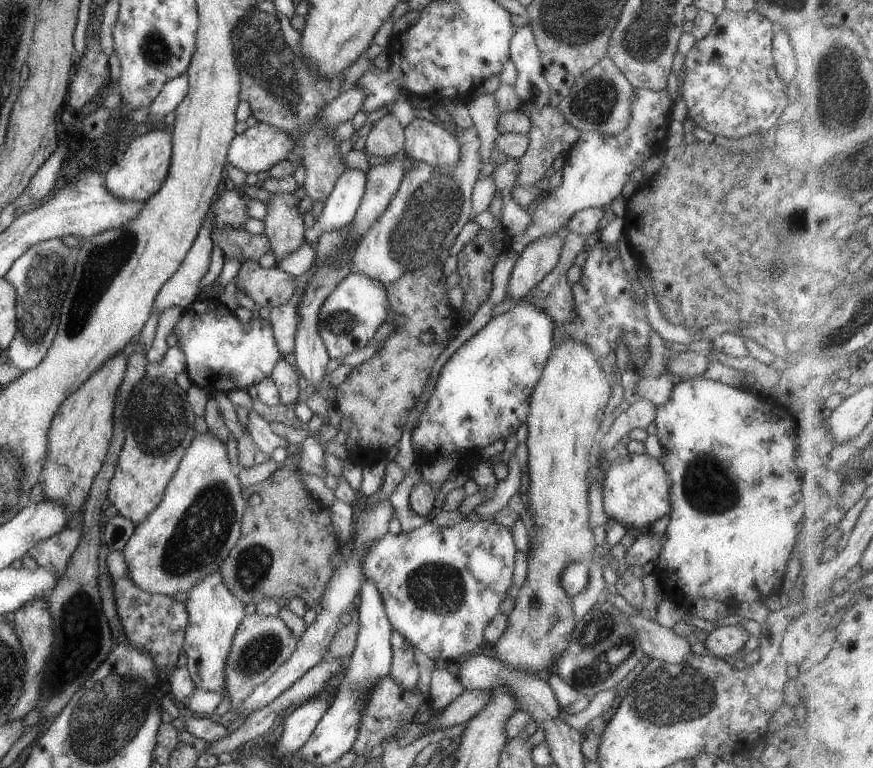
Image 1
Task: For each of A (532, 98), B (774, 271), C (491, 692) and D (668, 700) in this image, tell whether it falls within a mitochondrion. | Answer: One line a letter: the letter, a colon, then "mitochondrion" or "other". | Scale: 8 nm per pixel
A: other
B: mitochondrion
C: other
D: mitochondrion

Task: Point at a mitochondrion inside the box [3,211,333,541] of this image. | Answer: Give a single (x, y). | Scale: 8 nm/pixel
(106, 261)

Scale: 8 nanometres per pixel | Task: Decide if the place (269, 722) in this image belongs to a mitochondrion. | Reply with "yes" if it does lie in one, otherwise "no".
no

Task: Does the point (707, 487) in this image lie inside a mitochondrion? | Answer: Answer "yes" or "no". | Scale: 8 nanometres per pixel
yes

